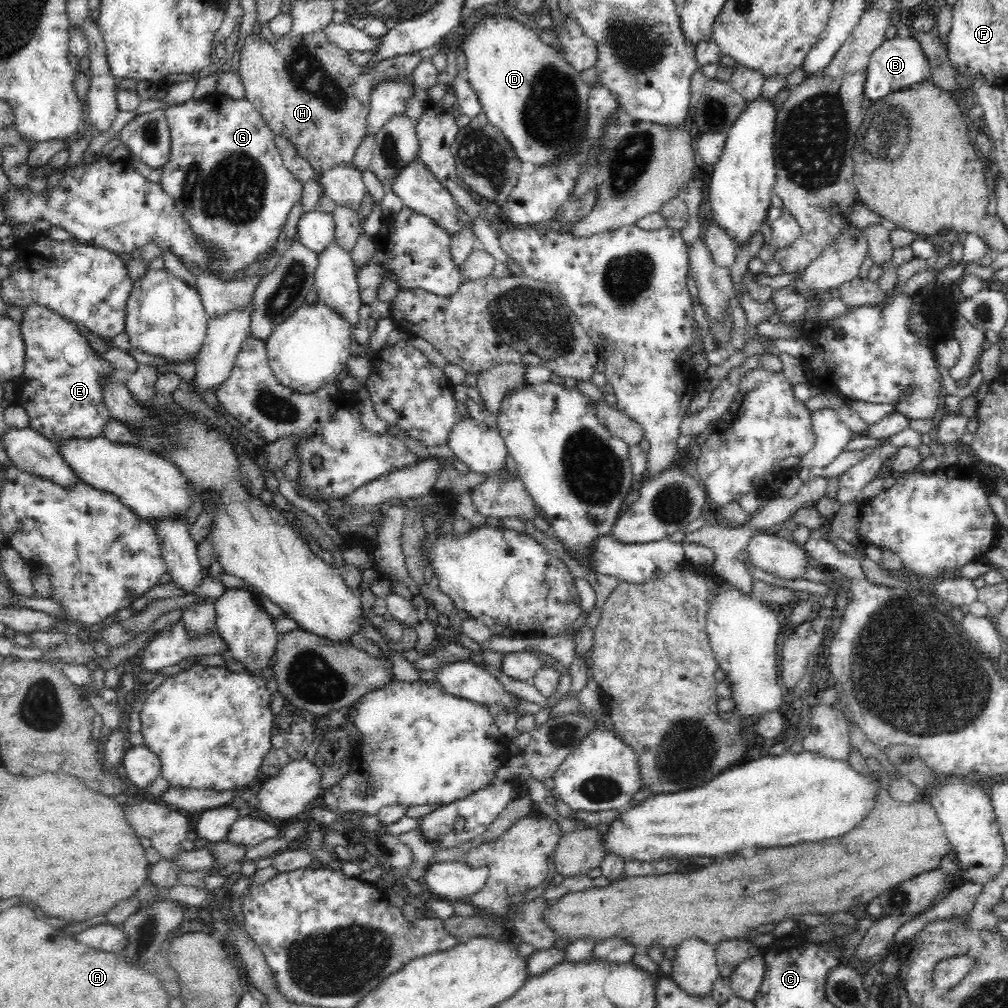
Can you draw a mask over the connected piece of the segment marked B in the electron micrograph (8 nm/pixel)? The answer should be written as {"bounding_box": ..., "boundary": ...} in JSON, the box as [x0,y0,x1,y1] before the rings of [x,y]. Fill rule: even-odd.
{"bounding_box":[863,35,931,104],"boundary":[[[896,35],[895,38],[884,40],[871,54],[866,68],[863,96],[869,98],[874,104],[891,92],[903,90],[912,84],[924,82],[924,80],[931,80],[931,72],[928,59],[923,55],[920,43],[914,40],[913,36],[901,38]]]}

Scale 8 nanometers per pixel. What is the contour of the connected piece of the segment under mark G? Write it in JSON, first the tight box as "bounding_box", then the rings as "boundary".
{"bounding_box":[161,92,304,280],"boundary":[[[214,92],[209,94],[204,102],[192,102],[192,99],[190,99],[188,102],[183,102],[179,105],[169,105],[164,111],[172,140],[170,160],[161,168],[162,188],[167,195],[170,195],[174,199],[175,209],[186,219],[188,226],[194,231],[199,242],[207,247],[207,252],[211,255],[211,271],[219,278],[228,280],[229,275],[236,274],[237,271],[252,264],[258,256],[264,254],[266,251],[273,250],[274,244],[278,240],[278,234],[280,234],[280,226],[284,224],[284,220],[286,220],[292,204],[297,200],[301,200],[302,186],[304,184],[294,178],[292,173],[284,167],[278,148],[276,148],[276,144],[274,143],[273,132],[268,128],[264,117],[245,98],[230,98],[224,93]]]}

